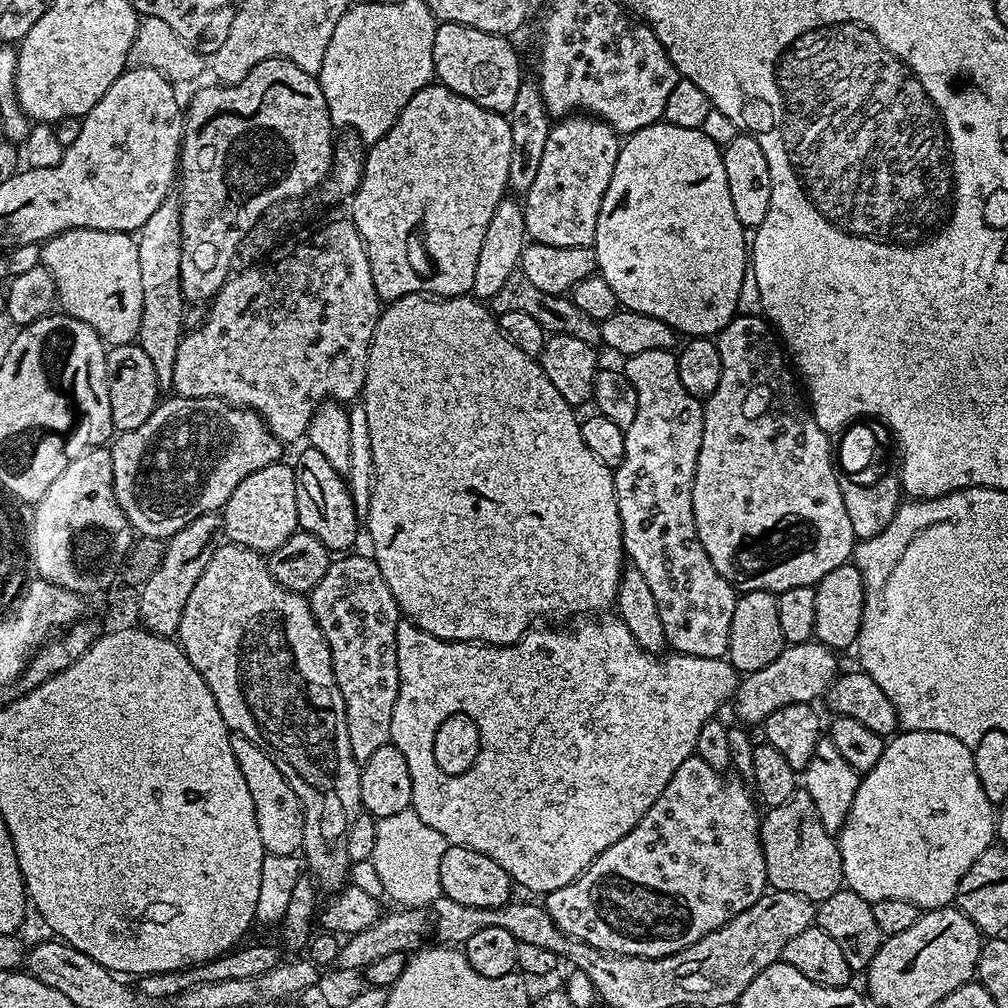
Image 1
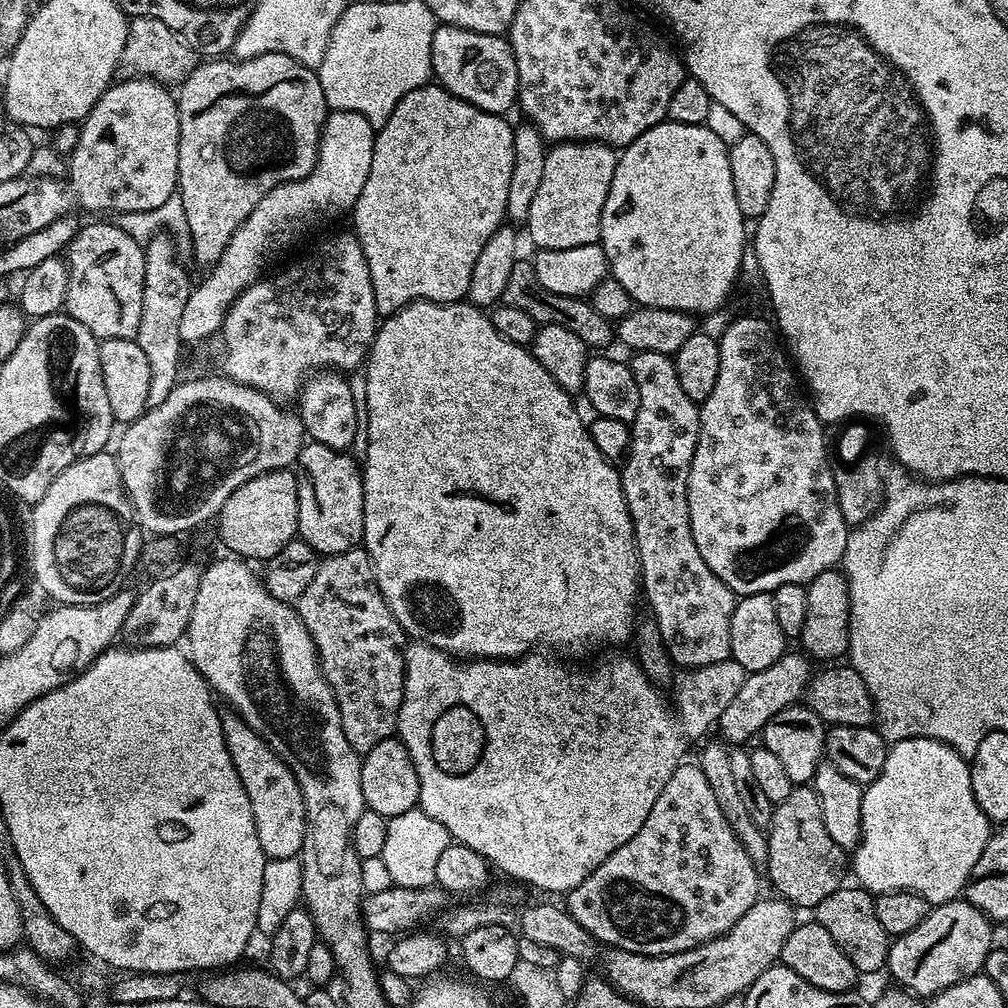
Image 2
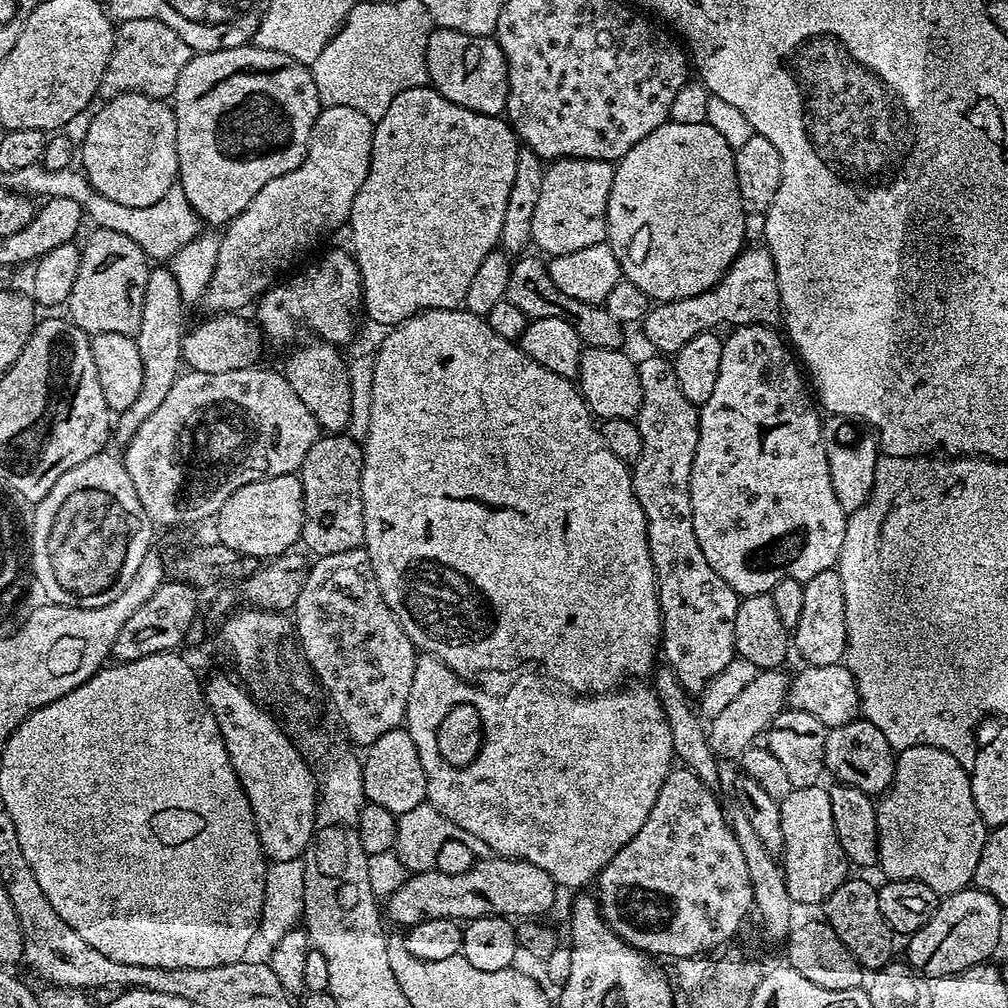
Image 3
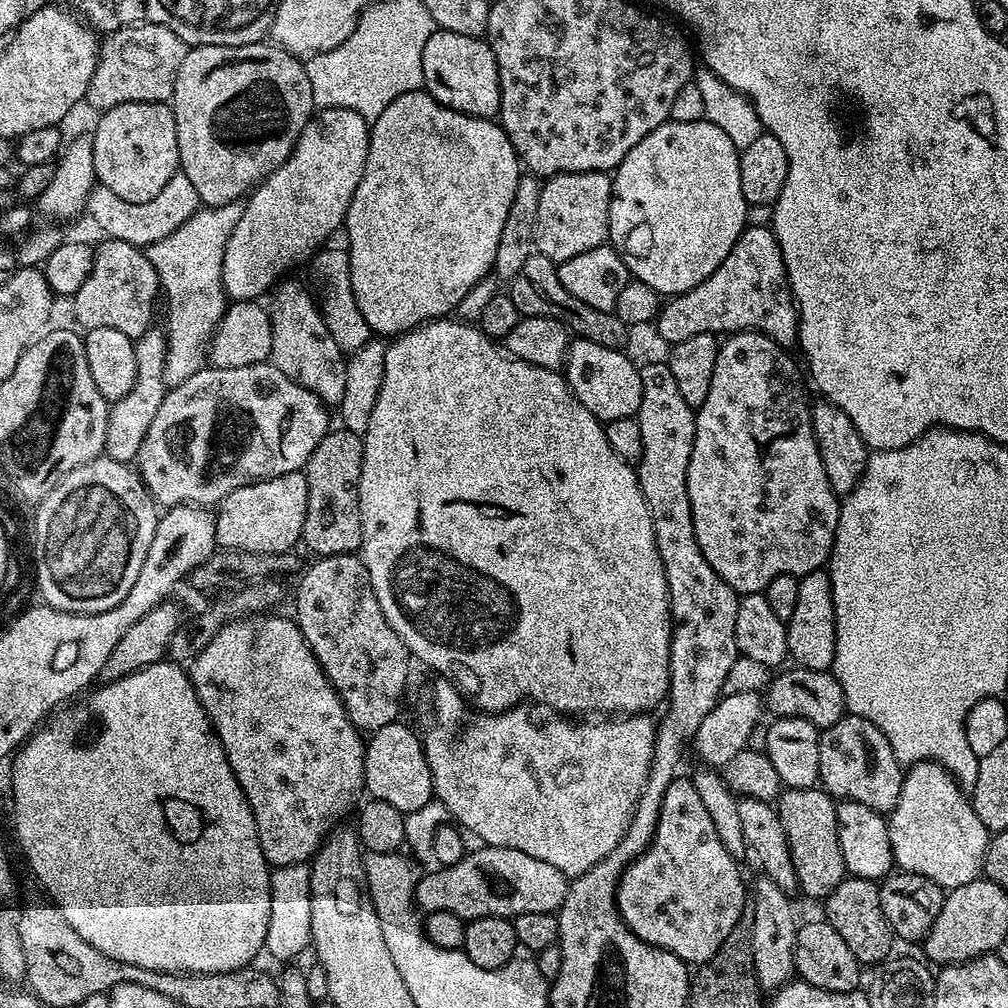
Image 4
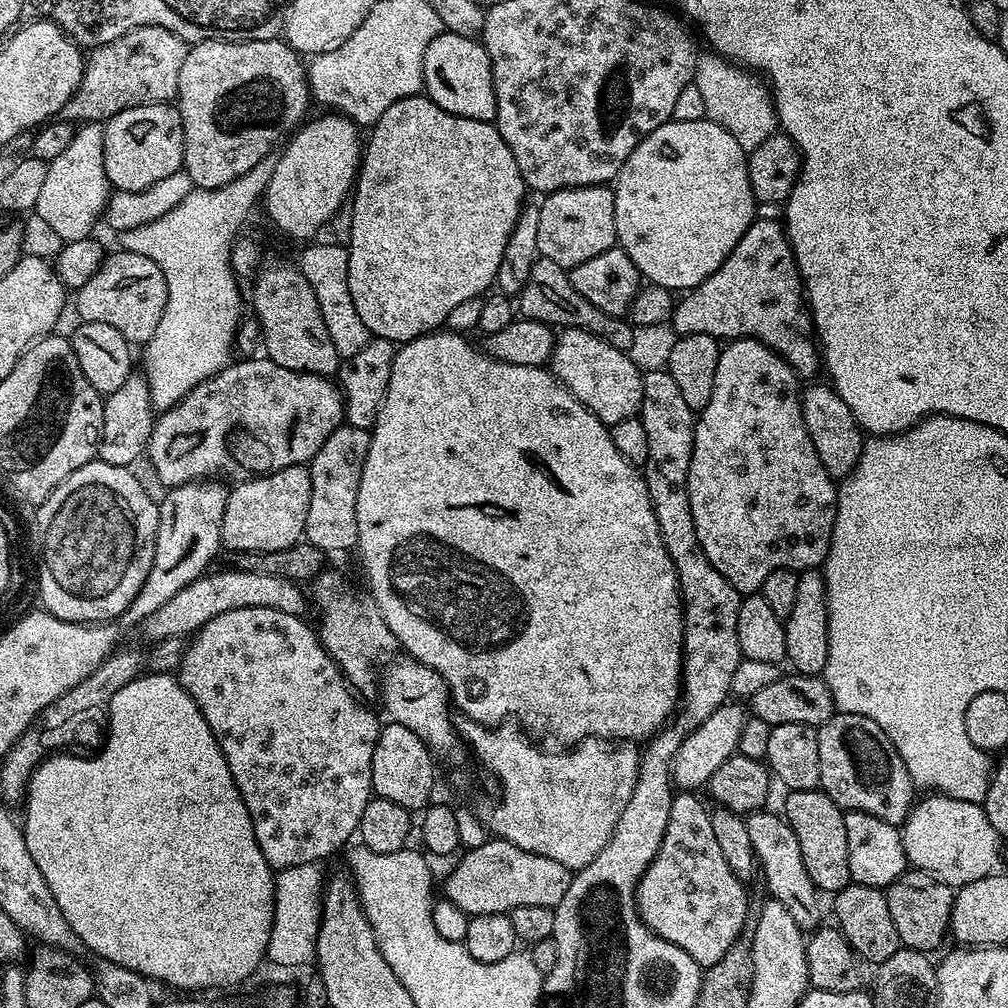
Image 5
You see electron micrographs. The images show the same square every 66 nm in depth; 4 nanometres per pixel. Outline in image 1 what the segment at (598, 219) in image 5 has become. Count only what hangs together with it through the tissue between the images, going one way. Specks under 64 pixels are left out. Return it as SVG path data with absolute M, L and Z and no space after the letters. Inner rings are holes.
M573 114L557 119L552 124L538 175L534 177L530 190L522 196L529 241L546 246L590 248L595 245L598 210L602 210L602 198L606 194L606 186L610 186L610 174L614 174L614 162L618 162L621 143L621 137L609 124L587 114Z

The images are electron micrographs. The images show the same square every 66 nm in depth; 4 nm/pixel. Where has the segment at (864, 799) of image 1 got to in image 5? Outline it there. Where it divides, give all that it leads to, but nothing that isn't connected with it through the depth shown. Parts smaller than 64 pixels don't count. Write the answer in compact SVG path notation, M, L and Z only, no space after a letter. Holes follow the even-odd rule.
M928 794L925 800L917 799L907 820L902 825L904 849L908 855L908 863L913 869L928 872L942 882L952 885L953 889L963 884L974 882L983 876L993 875L996 863L1000 860L1000 842L1002 836L991 826L981 805L974 802L962 802L958 798Z

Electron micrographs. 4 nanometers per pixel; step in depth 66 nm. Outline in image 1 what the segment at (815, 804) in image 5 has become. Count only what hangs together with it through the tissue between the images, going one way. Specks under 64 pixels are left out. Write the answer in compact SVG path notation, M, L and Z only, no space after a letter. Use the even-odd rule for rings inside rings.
M798 790L779 806L768 808L760 822L760 845L766 862L768 883L777 892L802 894L819 902L841 891L844 871L837 837L822 826L810 794Z

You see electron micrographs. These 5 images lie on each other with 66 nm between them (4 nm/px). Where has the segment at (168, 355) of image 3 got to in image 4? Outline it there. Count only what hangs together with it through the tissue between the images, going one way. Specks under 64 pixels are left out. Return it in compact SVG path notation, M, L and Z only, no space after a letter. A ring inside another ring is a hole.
M159 326L147 328L134 343L134 386L130 386L130 391L122 394L122 398L111 401L103 450L103 455L123 464L135 461L138 450L142 450L142 438L146 438L146 430L150 430L150 422L154 422L154 414L158 414L158 406L162 406L170 387L166 378L168 337L165 329Z

